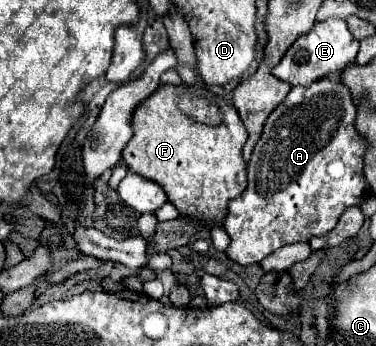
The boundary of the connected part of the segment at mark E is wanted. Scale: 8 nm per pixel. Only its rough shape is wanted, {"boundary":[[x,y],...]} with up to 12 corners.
{"boundary":[[343,19],[317,21],[271,73],[307,87],[355,61]]}

